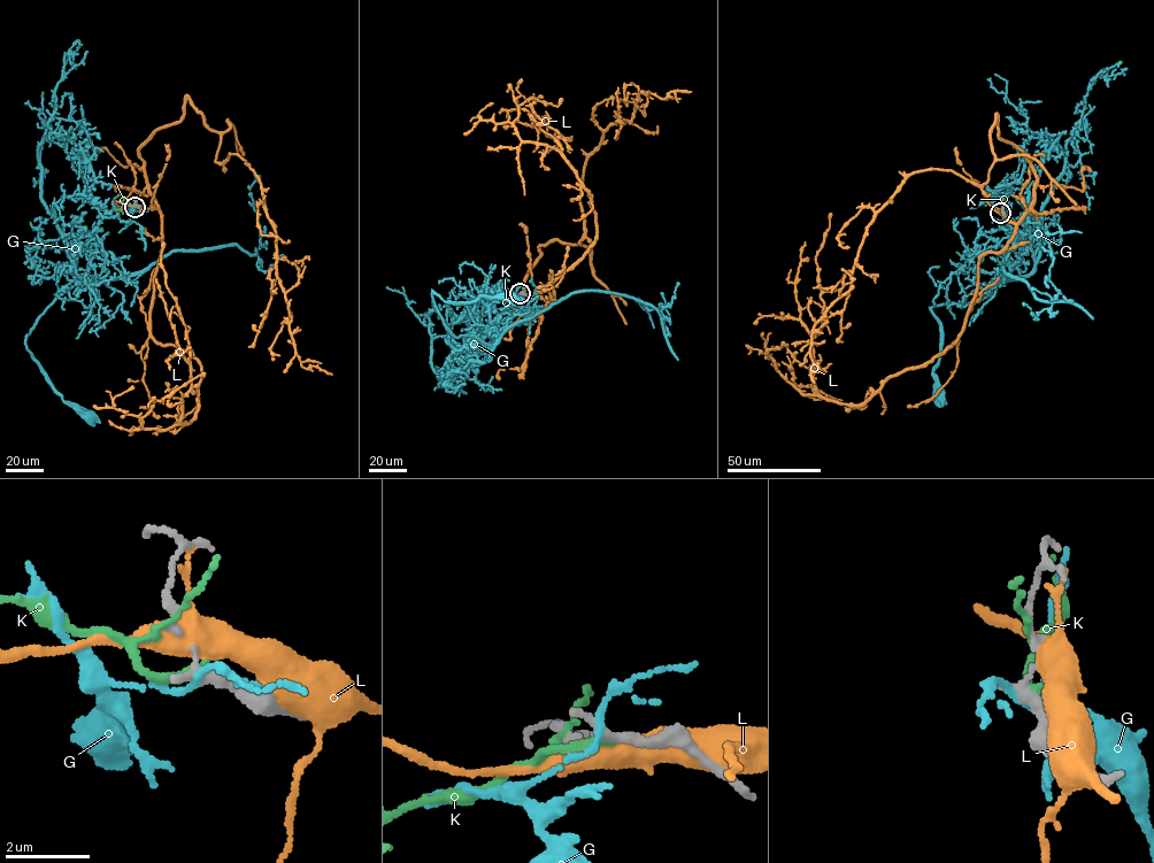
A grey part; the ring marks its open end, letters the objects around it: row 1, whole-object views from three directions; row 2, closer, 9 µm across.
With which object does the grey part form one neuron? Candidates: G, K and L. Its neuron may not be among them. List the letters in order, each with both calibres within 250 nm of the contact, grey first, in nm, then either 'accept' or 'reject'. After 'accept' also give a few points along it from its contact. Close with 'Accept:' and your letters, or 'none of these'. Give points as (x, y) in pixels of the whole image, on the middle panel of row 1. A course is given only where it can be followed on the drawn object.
G: 240/140 nm | reject
K: 240/200 nm | reject
L: 130/440 nm | reject
Accept: none of these

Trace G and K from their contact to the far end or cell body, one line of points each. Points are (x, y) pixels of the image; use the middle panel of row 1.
G: (521, 293), (521, 309), (498, 334), (490, 360), (491, 345), (449, 330), (432, 293), (466, 303), (513, 297)
K: (521, 294), (499, 301)

